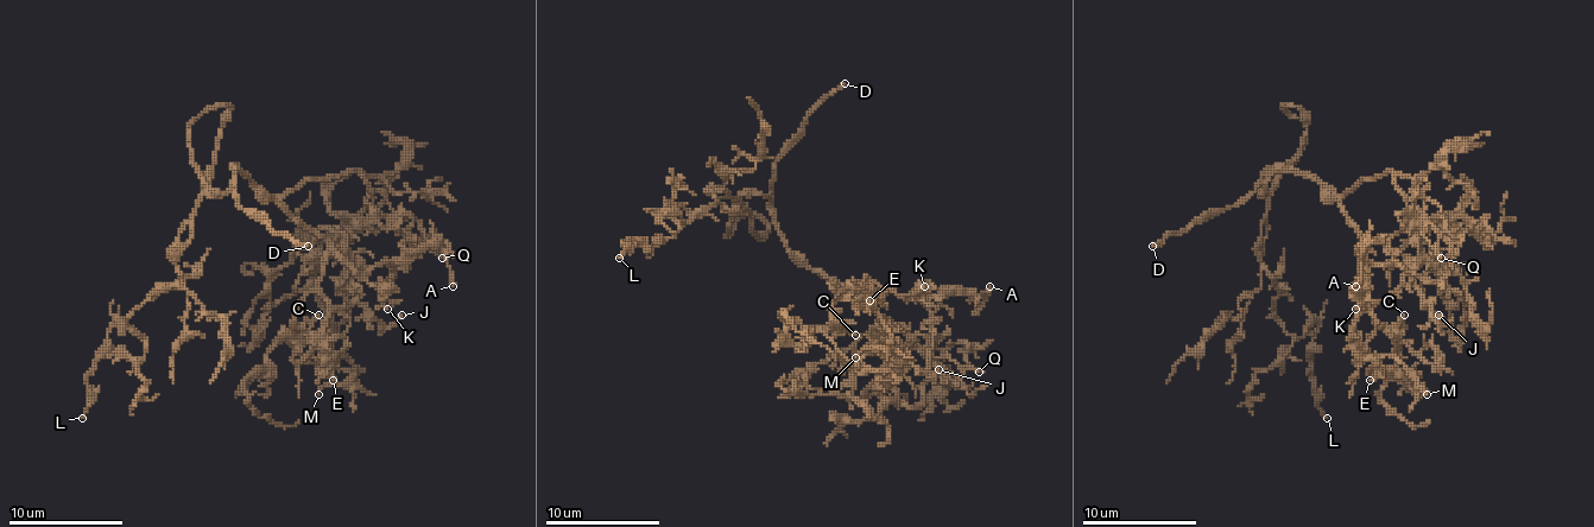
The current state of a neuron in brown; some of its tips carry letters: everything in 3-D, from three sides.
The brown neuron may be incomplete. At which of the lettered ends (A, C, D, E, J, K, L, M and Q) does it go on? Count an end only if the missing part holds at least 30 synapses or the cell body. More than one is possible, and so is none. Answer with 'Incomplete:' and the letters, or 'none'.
Incomplete: D, K

